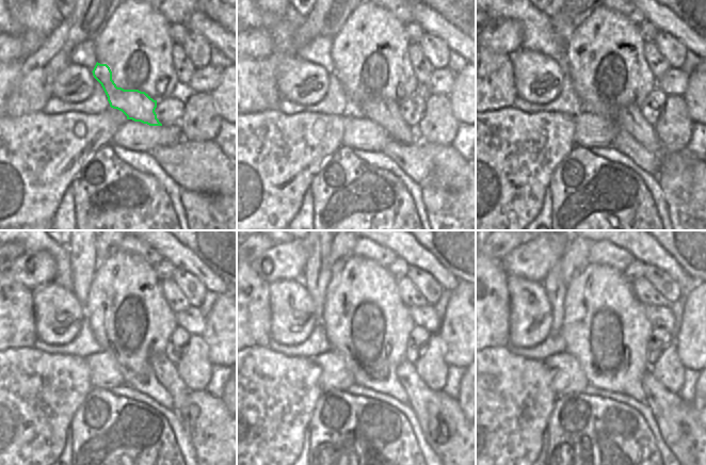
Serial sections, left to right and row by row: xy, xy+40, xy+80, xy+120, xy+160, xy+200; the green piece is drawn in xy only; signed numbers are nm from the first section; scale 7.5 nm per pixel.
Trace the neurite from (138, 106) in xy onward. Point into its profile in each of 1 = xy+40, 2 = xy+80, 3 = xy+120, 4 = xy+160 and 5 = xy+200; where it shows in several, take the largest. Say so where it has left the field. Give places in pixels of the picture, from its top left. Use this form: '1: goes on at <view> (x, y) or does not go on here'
1: goes on at xy+40 (385, 113)
2: goes on at xy+80 (629, 117)
3: goes on at xy+120 (165, 370)
4: goes on at xy+160 (420, 398)
5: goes on at xy+200 (668, 407)

